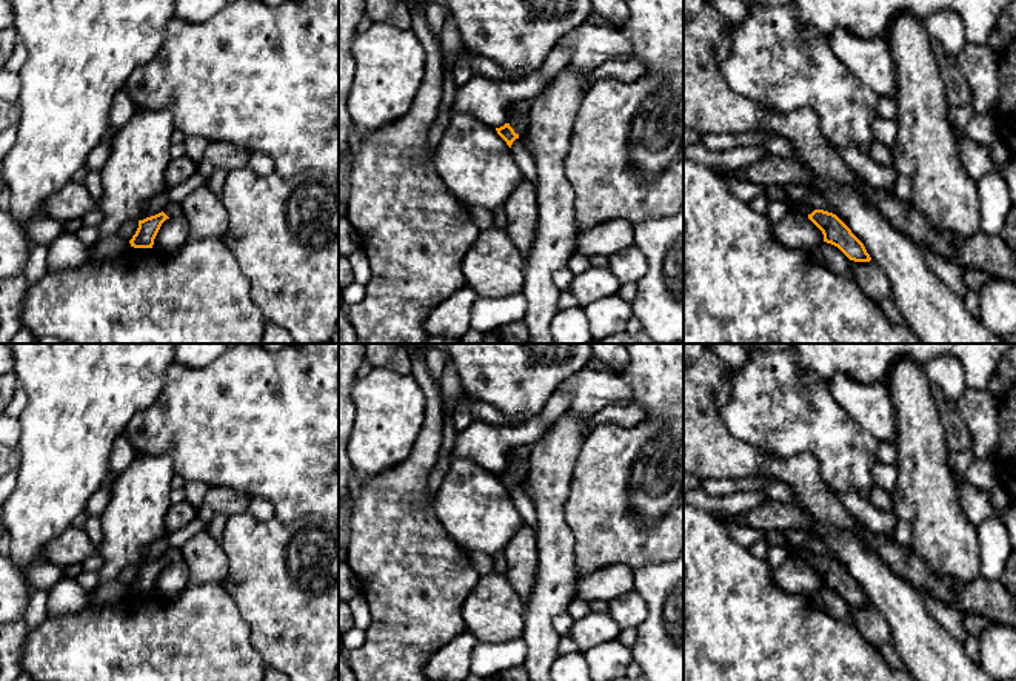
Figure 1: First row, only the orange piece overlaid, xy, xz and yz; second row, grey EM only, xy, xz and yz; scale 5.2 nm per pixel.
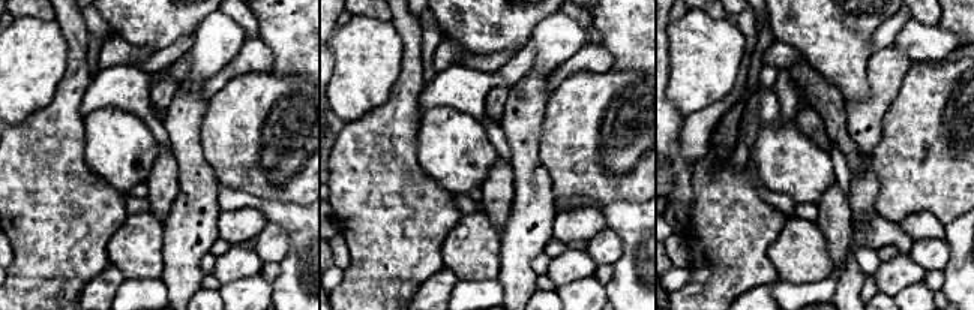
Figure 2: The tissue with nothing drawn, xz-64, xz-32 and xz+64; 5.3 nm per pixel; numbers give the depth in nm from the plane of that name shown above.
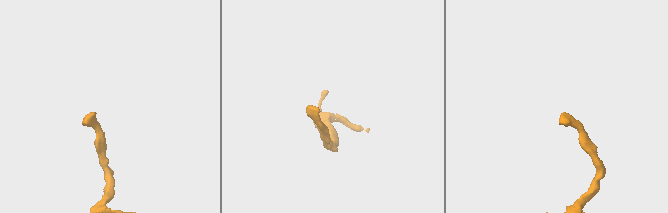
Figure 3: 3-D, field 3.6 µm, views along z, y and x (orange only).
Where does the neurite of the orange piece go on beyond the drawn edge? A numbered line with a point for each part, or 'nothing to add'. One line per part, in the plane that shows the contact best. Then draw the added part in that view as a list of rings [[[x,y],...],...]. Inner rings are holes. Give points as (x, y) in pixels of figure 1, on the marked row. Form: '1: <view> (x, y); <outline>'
1: xz (519, 119); [[[531,97],[522,99],[514,103],[514,111],[508,117],[510,126],[516,134],[522,136],[528,126],[528,112],[531,108]]]

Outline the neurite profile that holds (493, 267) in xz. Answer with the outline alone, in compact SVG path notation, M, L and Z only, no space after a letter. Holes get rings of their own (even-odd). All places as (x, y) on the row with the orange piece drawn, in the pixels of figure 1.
M490 228L479 233L465 254L462 274L477 296L513 296L523 290L525 259L505 230Z

